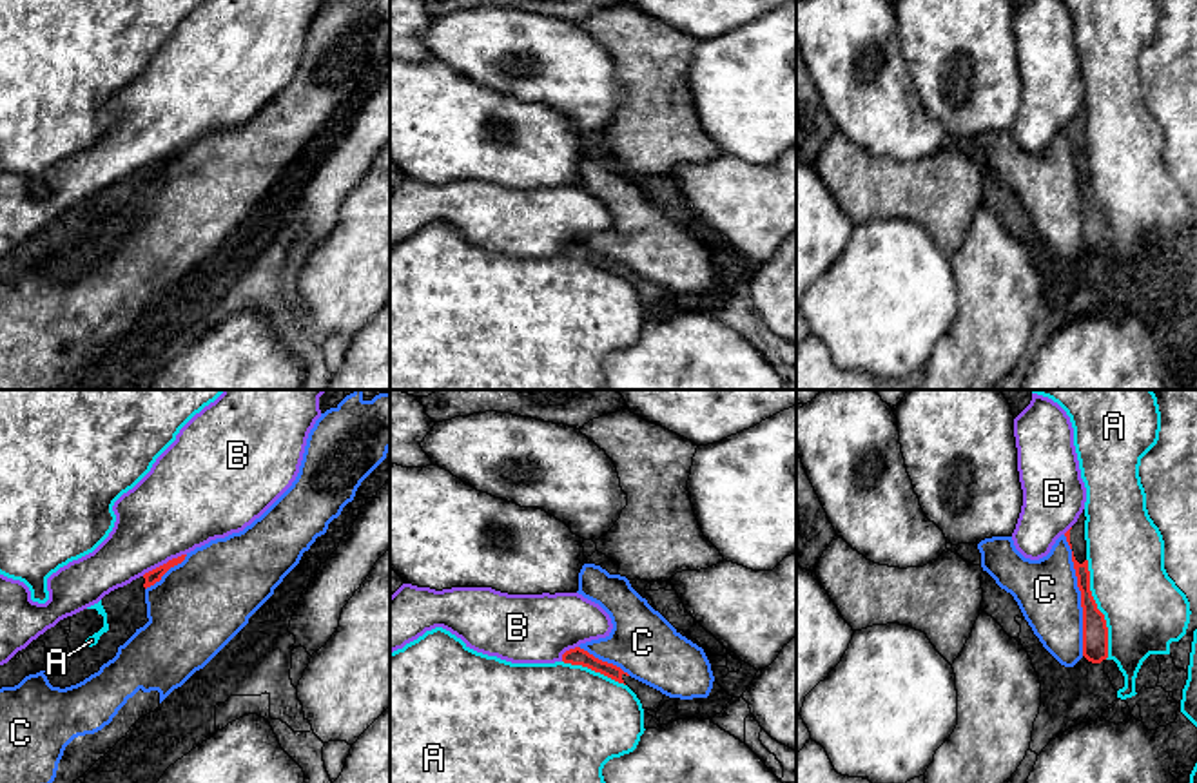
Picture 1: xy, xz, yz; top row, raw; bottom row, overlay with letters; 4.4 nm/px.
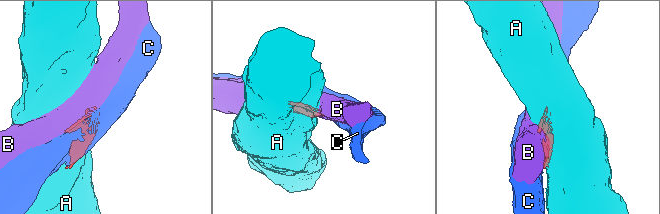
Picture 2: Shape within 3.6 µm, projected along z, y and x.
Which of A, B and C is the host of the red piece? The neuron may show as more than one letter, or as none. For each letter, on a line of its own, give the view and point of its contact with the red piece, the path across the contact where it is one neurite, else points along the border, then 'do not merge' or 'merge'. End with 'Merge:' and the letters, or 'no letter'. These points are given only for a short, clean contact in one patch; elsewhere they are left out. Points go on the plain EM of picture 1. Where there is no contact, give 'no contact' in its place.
A: yz (1098, 203) | do not merge
B: xy (164, 158) | do not merge
C: yz (1081, 189) | do not merge
Merge: no letter

